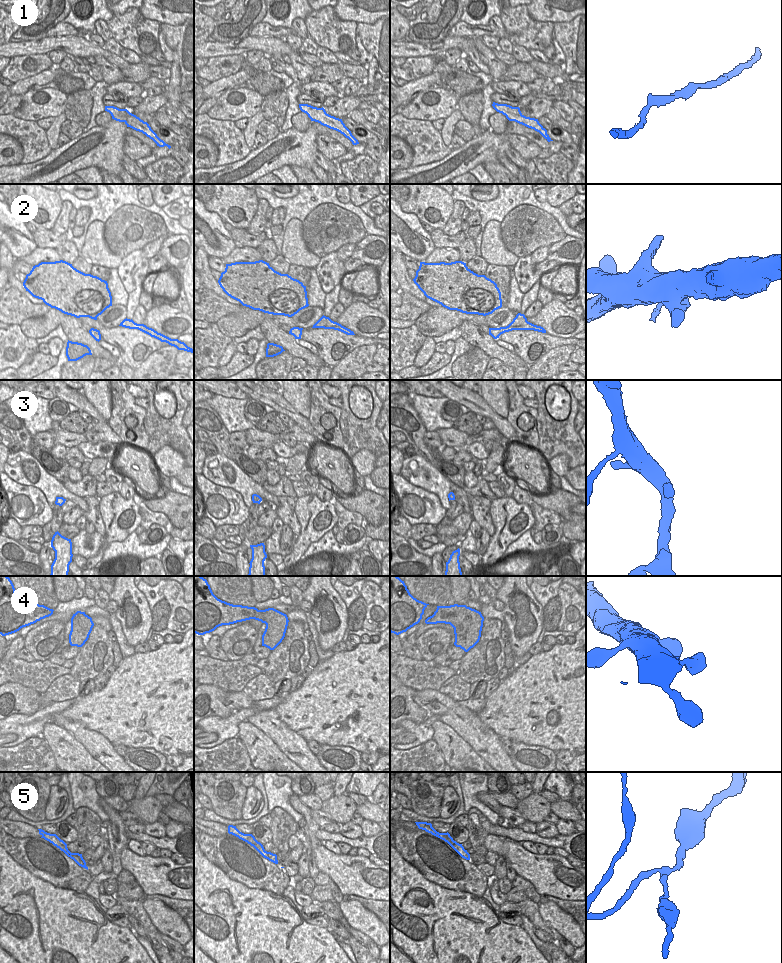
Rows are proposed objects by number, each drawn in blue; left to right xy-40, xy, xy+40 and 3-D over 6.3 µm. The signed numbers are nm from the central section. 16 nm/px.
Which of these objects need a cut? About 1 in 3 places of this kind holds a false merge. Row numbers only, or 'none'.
2, 5

